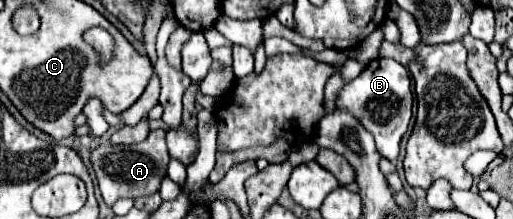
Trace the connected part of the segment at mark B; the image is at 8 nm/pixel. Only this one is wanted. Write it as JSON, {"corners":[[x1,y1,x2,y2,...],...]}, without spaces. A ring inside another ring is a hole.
{"corners":[[386,57,370,61,354,81,346,83,340,89,336,97,336,107,350,111,364,125,364,129,372,133,376,149,382,157,386,157,388,161,396,161,400,139,406,133,412,117,412,91,410,91,408,69,398,61]]}

